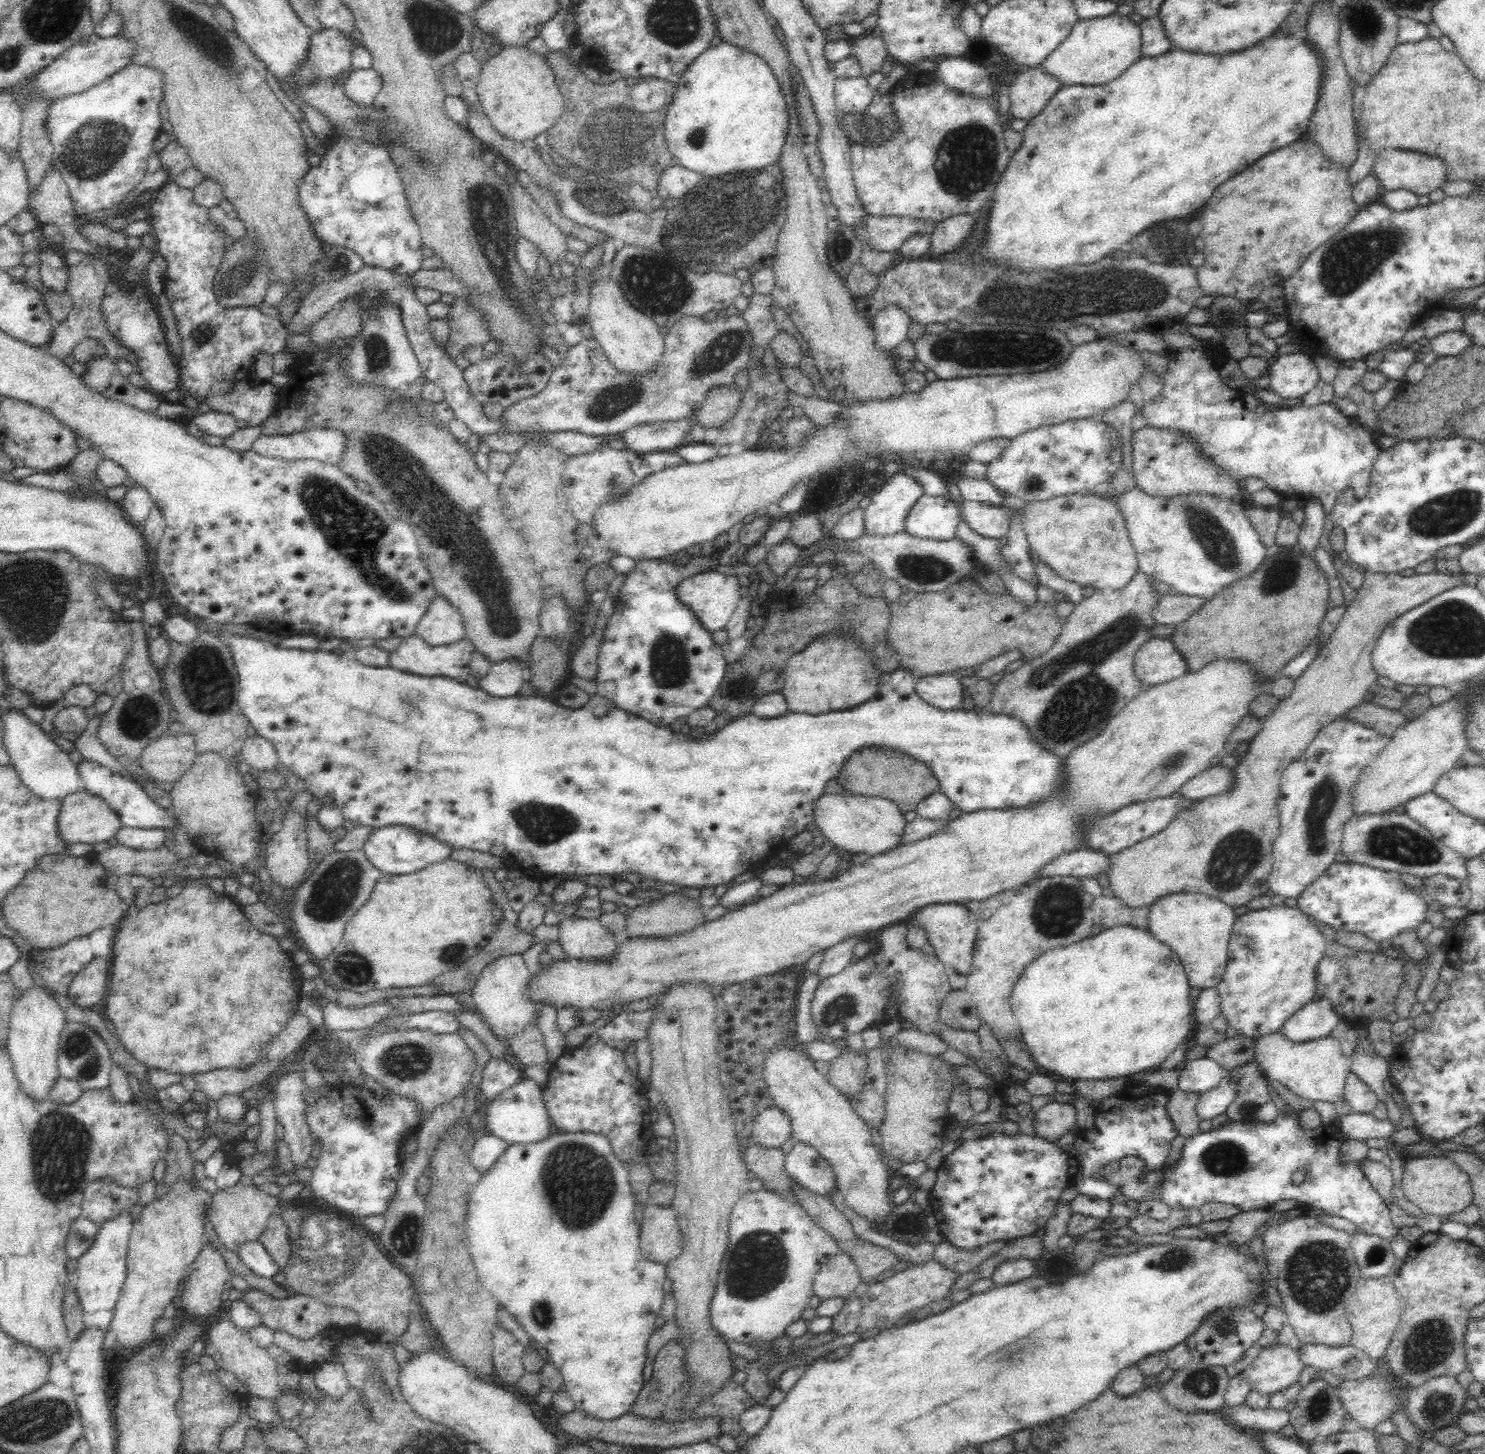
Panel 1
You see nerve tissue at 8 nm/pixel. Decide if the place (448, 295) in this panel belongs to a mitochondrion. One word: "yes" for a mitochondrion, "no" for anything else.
no

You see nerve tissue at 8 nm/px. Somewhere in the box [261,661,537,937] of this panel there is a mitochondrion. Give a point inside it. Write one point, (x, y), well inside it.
(330, 897)

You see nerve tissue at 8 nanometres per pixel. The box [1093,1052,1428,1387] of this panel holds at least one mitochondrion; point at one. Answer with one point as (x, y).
(1317, 1272)

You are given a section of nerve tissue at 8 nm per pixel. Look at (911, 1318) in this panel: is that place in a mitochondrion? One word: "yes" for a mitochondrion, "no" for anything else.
no

